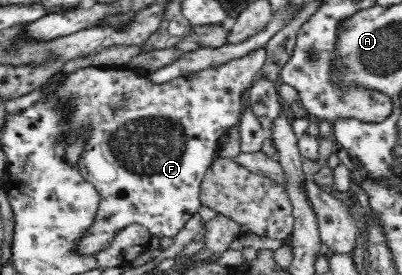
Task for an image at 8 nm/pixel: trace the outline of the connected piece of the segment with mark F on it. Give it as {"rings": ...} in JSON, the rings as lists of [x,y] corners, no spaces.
{"rings":[[[265,47],[257,48],[255,51],[249,52],[246,56],[236,58],[236,60],[230,60],[228,64],[222,64],[218,68],[208,68],[208,70],[200,70],[188,74],[188,76],[178,76],[170,80],[170,82],[164,82],[164,84],[154,84],[149,81],[148,74],[142,72],[136,72],[134,70],[98,70],[98,67],[88,67],[76,70],[76,72],[70,72],[65,76],[64,82],[58,83],[51,91],[48,91],[49,100],[53,100],[59,108],[67,108],[69,112],[69,132],[62,138],[66,141],[68,146],[75,138],[80,136],[89,136],[86,139],[86,146],[84,146],[84,152],[82,152],[82,159],[79,161],[77,168],[82,176],[86,177],[86,180],[90,181],[98,193],[100,193],[100,200],[98,200],[98,210],[96,210],[96,216],[94,216],[94,224],[90,226],[87,234],[80,240],[76,241],[76,251],[82,253],[82,255],[89,255],[109,245],[109,242],[116,238],[116,231],[128,226],[129,224],[138,223],[146,227],[148,231],[158,239],[173,238],[177,236],[178,232],[184,228],[184,224],[199,212],[201,207],[200,200],[200,188],[202,179],[208,168],[213,164],[217,150],[219,148],[219,141],[222,136],[228,134],[230,128],[236,126],[240,120],[241,114],[241,100],[243,92],[246,88],[250,87],[253,82],[253,77],[262,68],[264,61],[266,60]]]}

